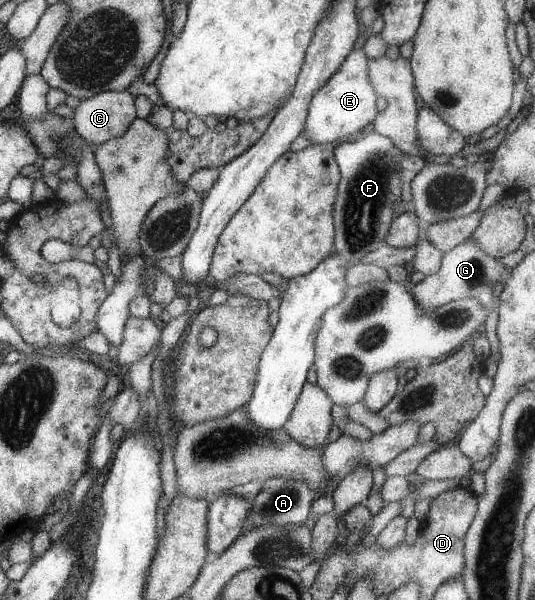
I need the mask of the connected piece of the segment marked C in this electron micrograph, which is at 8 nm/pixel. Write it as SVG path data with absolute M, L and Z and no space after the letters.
M127 91L121 92L100 92L95 95L87 96L86 99L79 101L79 104L73 109L71 115L71 125L73 131L91 146L99 146L103 141L119 137L121 133L127 131L127 127L131 125L137 117L135 115L134 99Z

